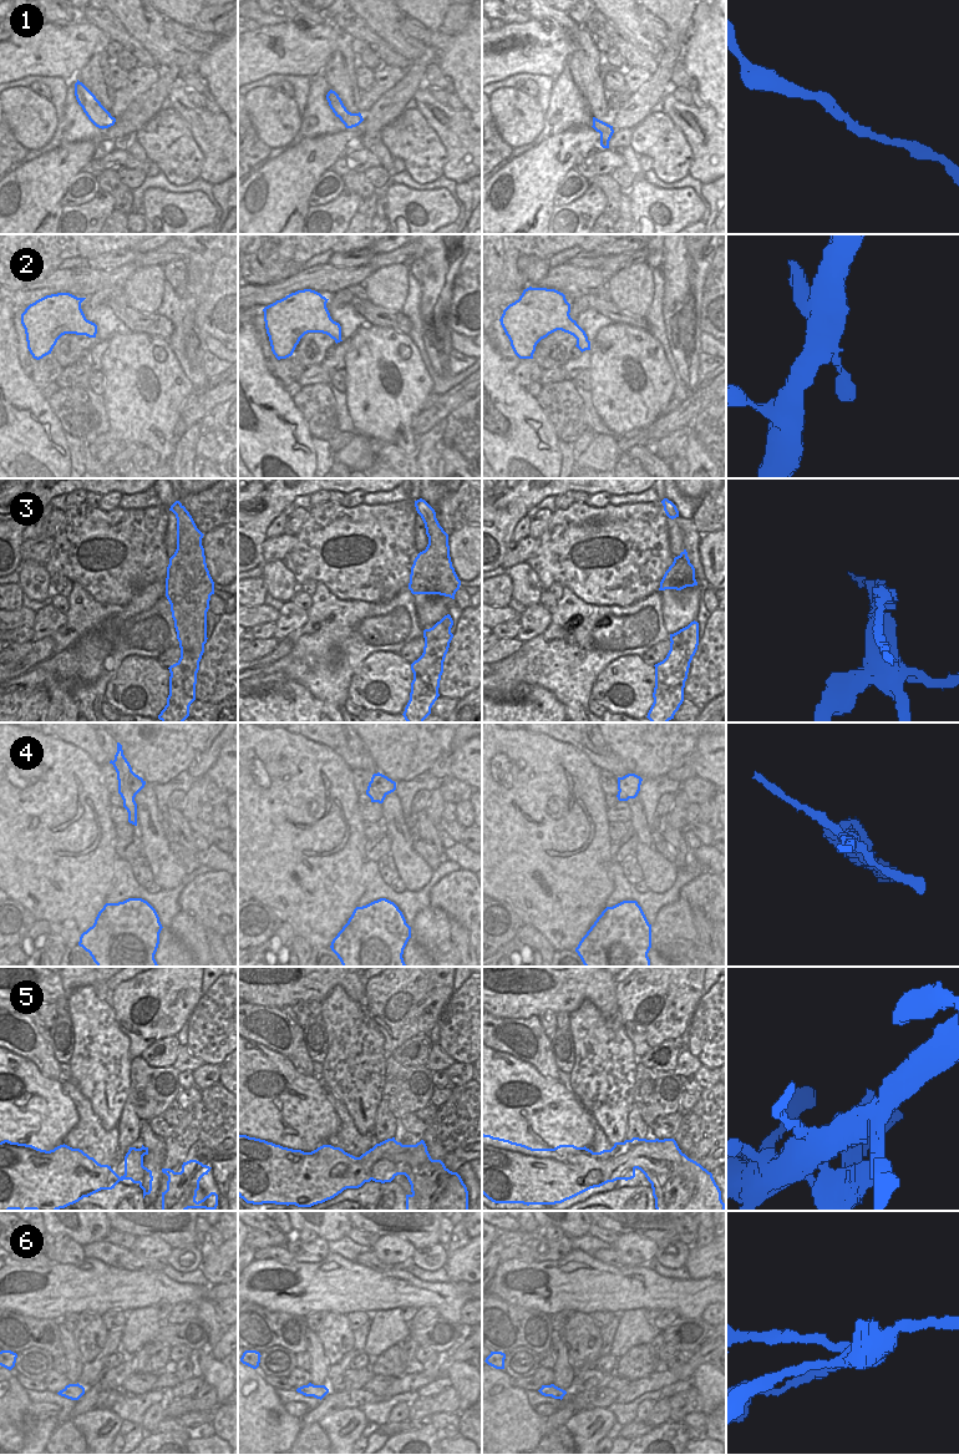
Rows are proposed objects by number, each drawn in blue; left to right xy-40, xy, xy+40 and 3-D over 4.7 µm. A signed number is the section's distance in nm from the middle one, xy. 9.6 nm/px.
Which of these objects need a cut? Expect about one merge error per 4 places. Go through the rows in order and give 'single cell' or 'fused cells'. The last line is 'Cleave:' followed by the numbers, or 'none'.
1: single cell
2: single cell
3: fused cells
4: fused cells
5: fused cells
6: fused cells
Cleave: 3, 4, 5, 6

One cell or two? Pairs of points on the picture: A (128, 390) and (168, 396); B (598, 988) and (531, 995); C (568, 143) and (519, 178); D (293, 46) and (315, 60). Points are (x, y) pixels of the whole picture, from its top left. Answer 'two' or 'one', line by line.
A: one
B: one
C: one
D: one

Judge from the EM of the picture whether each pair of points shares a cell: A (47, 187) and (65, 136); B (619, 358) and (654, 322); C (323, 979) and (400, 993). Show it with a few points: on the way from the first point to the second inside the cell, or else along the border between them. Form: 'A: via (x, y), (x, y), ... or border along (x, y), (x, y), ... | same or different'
A: border along (91, 140), (64, 142), (36, 157) | different
B: border along (647, 328), (664, 351) | different
C: border along (369, 979), (365, 1000) | different

